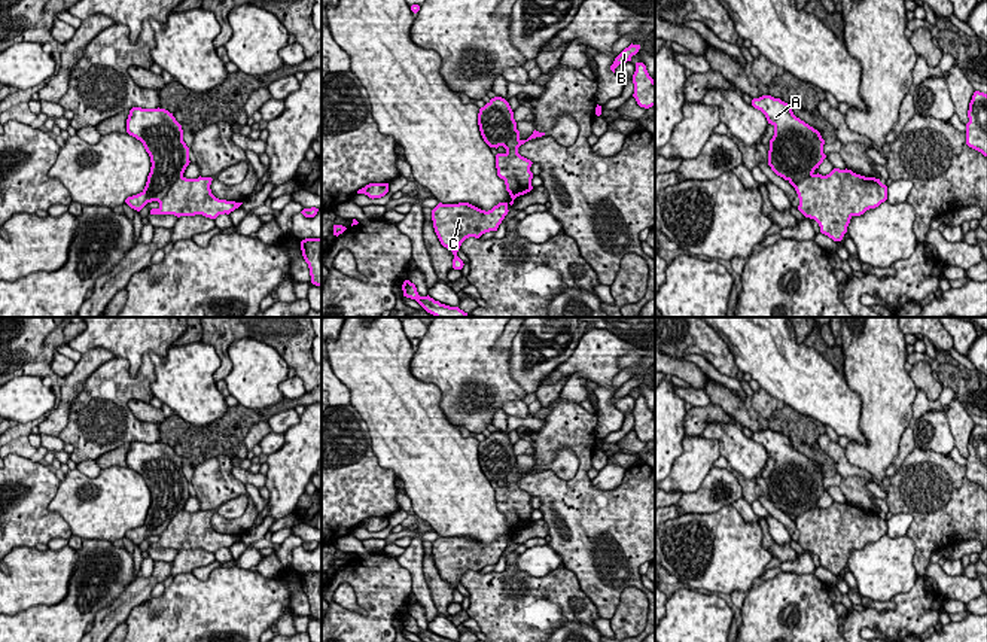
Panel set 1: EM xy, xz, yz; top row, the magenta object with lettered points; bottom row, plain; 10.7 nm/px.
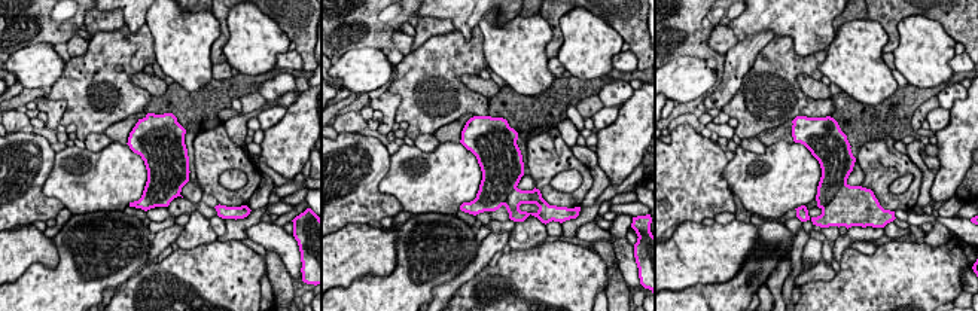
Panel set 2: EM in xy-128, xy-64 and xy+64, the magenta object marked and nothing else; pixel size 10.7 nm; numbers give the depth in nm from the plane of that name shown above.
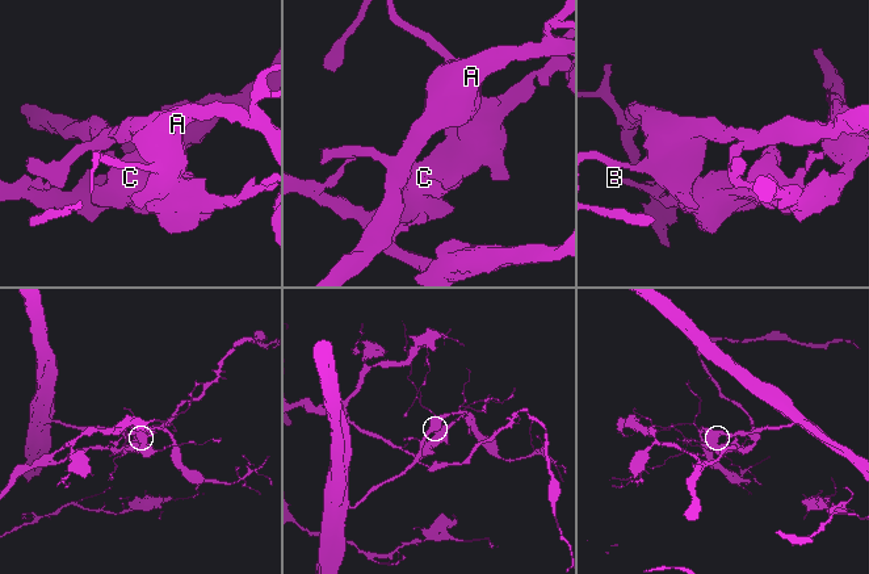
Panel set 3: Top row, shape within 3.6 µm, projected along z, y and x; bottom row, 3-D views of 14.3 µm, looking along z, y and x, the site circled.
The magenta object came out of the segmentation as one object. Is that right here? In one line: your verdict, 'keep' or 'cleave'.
cleave

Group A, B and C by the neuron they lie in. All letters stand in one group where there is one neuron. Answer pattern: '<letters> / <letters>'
A / B C

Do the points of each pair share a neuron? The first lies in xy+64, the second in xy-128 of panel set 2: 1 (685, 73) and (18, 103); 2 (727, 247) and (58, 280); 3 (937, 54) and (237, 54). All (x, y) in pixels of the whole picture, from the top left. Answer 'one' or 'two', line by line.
1: two
2: two
3: one

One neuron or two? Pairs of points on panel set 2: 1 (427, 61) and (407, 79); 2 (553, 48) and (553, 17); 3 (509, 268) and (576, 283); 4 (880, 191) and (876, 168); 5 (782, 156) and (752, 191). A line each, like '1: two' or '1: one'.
1: one
2: one
3: one
4: one
5: one

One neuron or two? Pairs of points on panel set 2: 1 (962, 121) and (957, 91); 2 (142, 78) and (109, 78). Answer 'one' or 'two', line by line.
1: two
2: two

